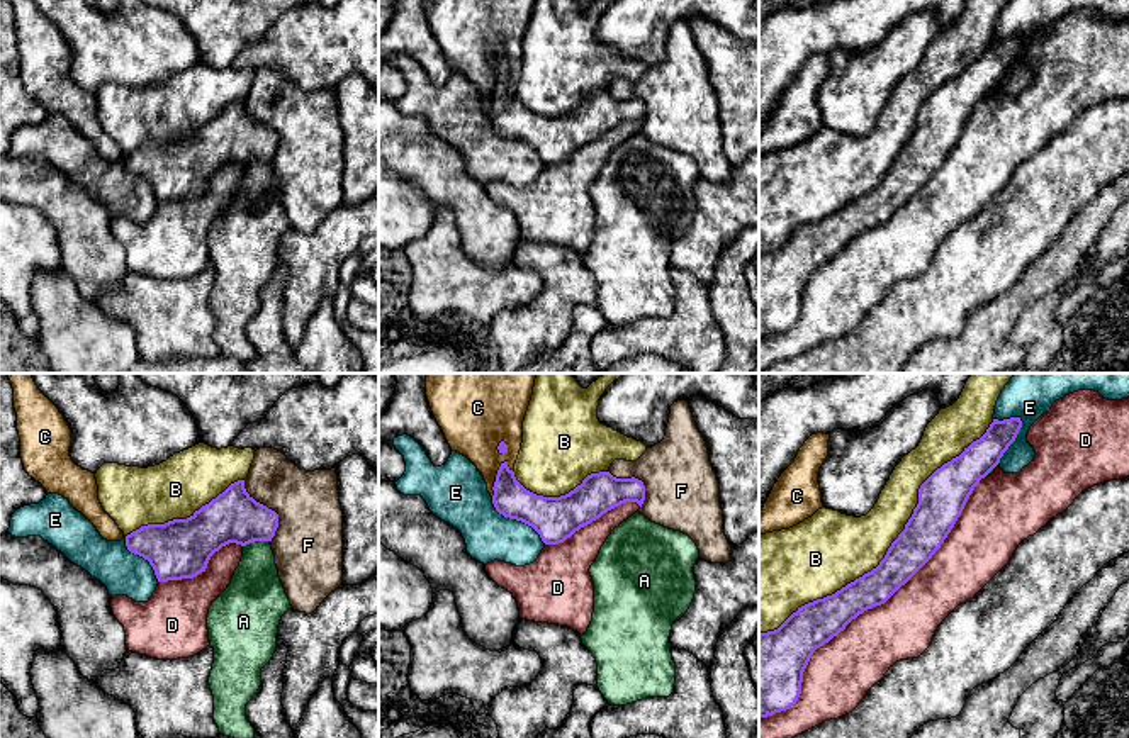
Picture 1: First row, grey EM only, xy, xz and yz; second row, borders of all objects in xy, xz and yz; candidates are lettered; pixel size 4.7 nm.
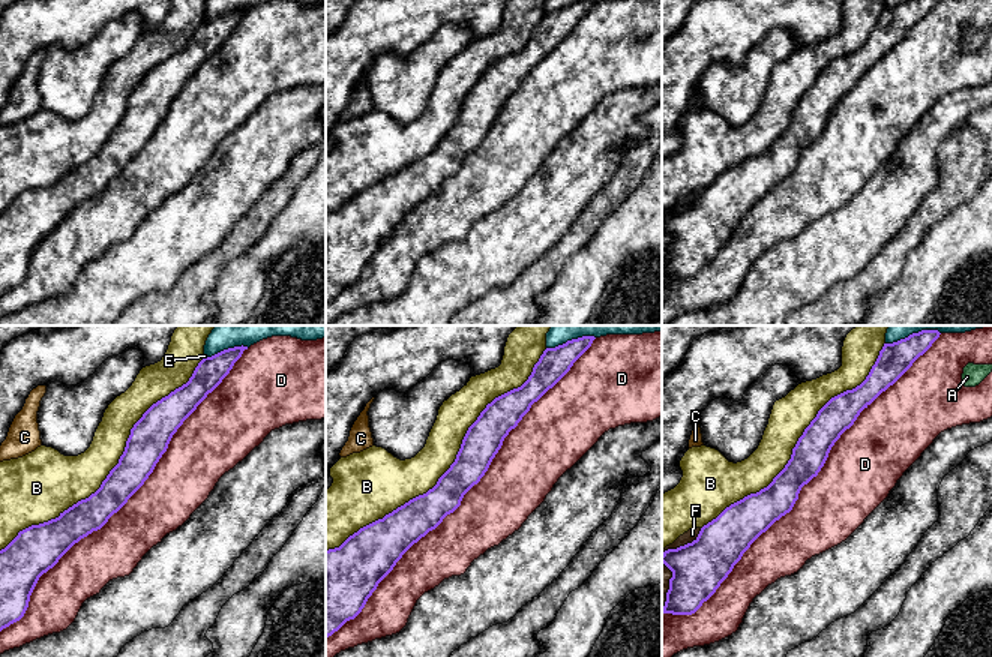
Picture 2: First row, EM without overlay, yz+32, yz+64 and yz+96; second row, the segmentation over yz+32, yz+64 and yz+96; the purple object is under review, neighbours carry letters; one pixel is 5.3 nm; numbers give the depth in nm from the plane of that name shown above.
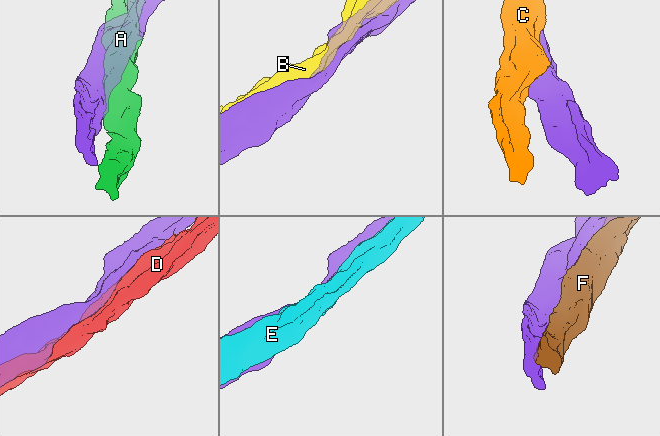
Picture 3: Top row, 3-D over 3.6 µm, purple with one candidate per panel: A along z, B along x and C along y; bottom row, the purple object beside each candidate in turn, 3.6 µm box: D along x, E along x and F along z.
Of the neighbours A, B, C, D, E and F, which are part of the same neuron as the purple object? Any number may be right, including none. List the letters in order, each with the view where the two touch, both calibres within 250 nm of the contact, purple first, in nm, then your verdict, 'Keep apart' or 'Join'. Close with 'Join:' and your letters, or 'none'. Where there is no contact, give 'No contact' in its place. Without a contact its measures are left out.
A: Touches purple in xy. Thickness 240 nm (purple) against 260 nm. Keep apart
B: Touches purple in yz. Thickness 200 nm (purple) against 340 nm. Keep apart
C: Touches purple in xz. Thickness 170 nm (purple) against 260 nm. Keep apart
D: Touches purple in yz. Thickness 200 nm (purple) against 300 nm. Keep apart
E: Touches purple in yz. Thickness 160 nm (purple) against 240 nm. Keep apart
F: Touches purple in xy. Thickness 240 nm (purple) against 340 nm. Keep apart
Join: none

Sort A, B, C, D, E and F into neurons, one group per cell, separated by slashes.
A / B / C / D / E / F

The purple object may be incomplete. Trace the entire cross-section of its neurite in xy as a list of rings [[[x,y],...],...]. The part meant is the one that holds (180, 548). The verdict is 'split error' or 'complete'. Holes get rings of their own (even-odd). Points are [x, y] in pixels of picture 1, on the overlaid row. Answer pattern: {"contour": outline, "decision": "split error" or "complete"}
{"contour": [[[238,480],[187,519],[141,526],[126,536],[126,546],[149,562],[158,582],[168,582],[194,579],[205,572],[211,556],[229,543],[246,546],[255,541],[272,541],[277,528],[278,514],[256,502],[246,492],[244,480]]], "decision": "complete"}

